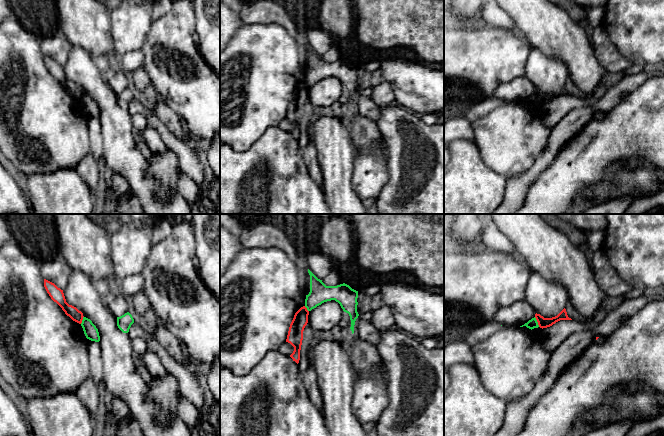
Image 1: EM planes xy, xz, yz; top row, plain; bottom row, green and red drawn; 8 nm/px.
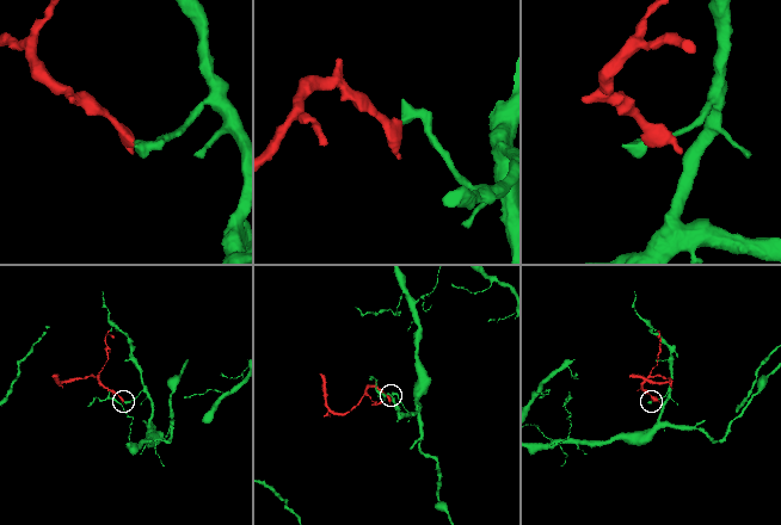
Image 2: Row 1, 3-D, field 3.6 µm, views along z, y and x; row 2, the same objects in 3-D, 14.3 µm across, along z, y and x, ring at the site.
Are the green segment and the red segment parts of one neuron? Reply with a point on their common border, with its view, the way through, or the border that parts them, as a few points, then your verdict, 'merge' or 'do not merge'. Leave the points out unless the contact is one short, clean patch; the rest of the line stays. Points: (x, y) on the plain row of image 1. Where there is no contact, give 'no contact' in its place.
yz (537, 98) | along yz (534, 93), (539, 102) | do not merge

